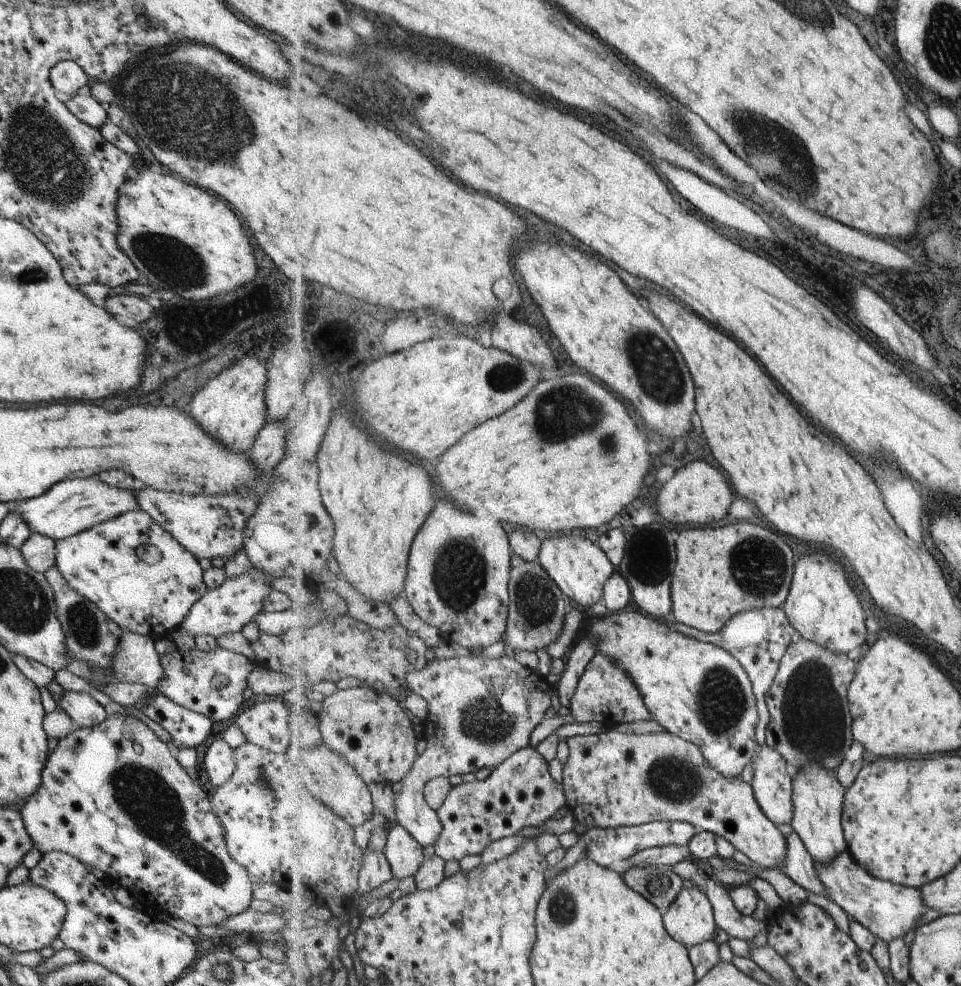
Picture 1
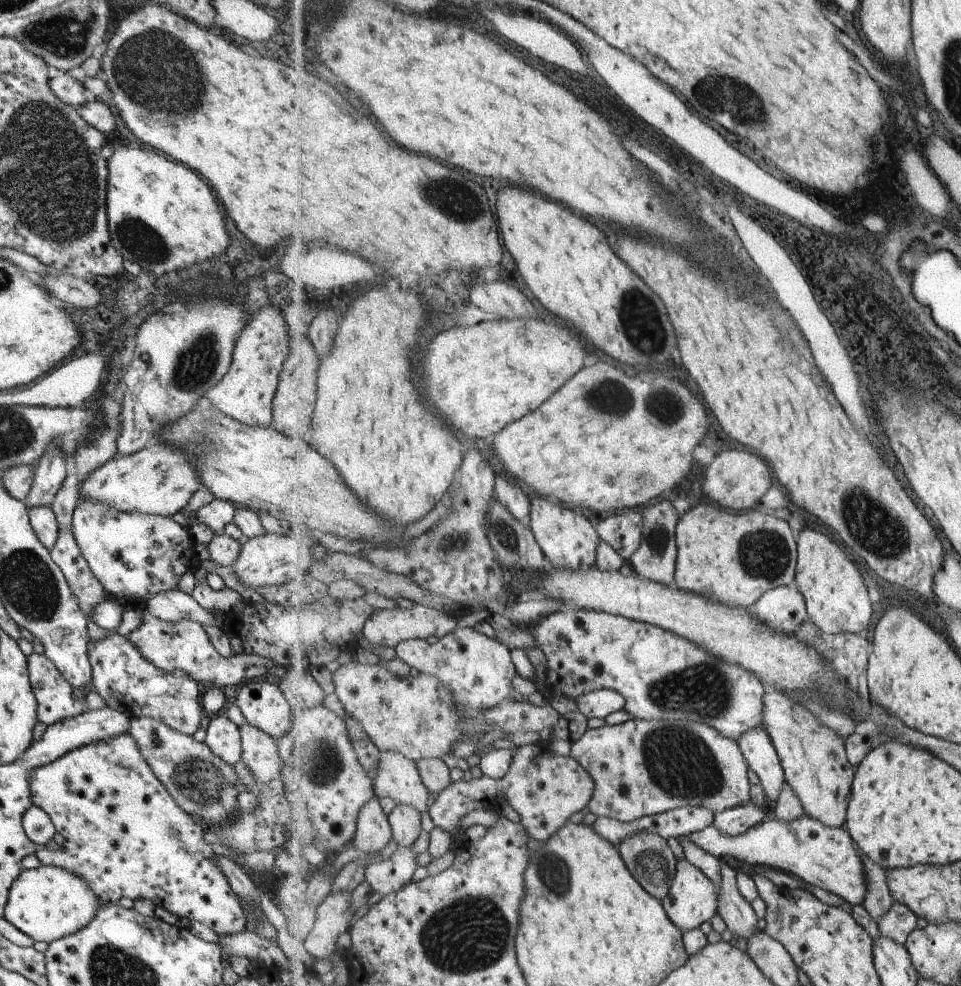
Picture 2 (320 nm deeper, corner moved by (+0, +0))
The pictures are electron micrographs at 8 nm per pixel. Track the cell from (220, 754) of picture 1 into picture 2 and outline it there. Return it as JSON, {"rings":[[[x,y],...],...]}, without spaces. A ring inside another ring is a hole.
{"rings":[[[225,714],[211,716],[204,731],[204,743],[215,756],[230,765],[240,760],[240,734]]]}

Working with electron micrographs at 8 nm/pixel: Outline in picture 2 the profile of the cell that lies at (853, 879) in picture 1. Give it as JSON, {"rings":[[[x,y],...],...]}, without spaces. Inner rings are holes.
{"rings":[[[807,814],[794,821],[771,820],[751,827],[748,831],[731,836],[711,824],[705,830],[690,835],[695,844],[715,856],[733,856],[737,860],[798,876],[806,883],[837,894],[849,904],[862,904],[868,892],[864,858],[854,838],[845,827],[832,827]]]}

